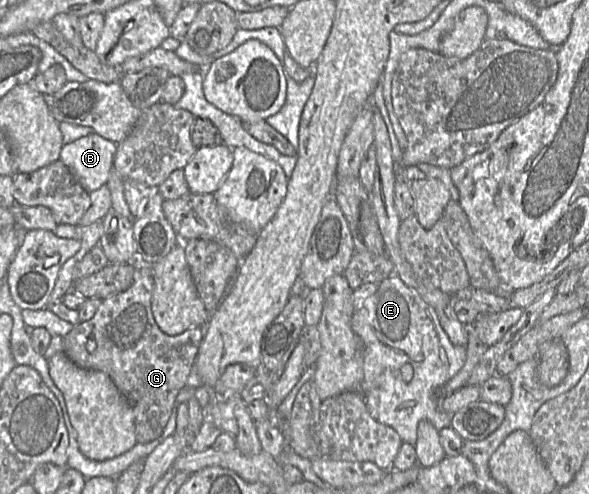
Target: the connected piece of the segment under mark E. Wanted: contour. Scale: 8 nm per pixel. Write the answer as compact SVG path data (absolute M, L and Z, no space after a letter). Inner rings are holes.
M393 273L354 312L351 328L363 344L363 378L359 389L365 395L371 418L391 427L403 443L413 446L421 420L429 421L438 432L449 427L452 415L441 408L438 391L463 367L467 348L451 343L435 310ZM405 364L413 369L409 382L404 382L400 375Z

